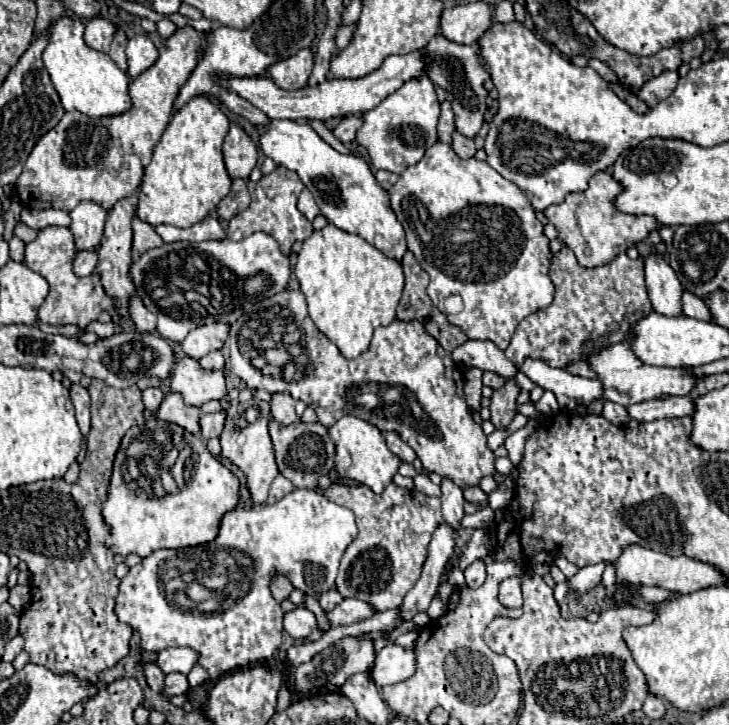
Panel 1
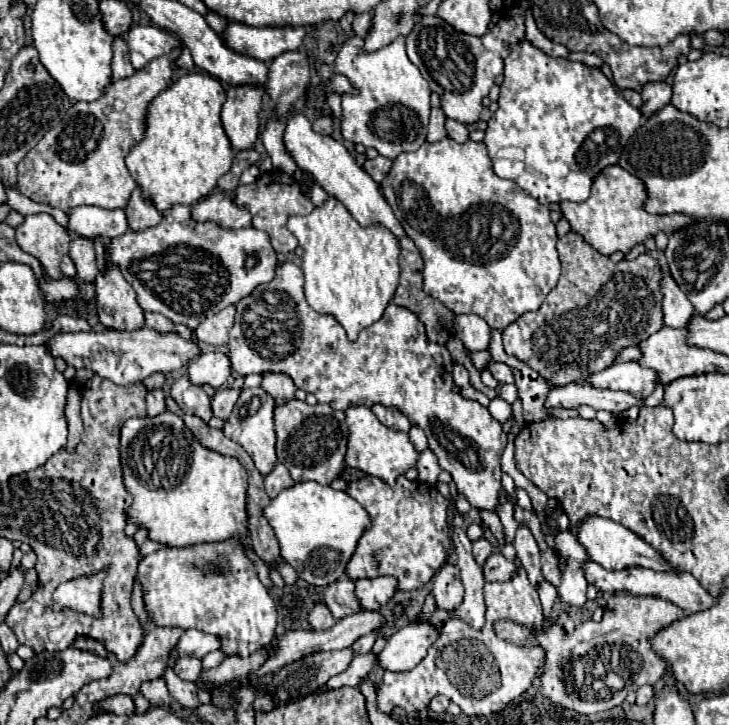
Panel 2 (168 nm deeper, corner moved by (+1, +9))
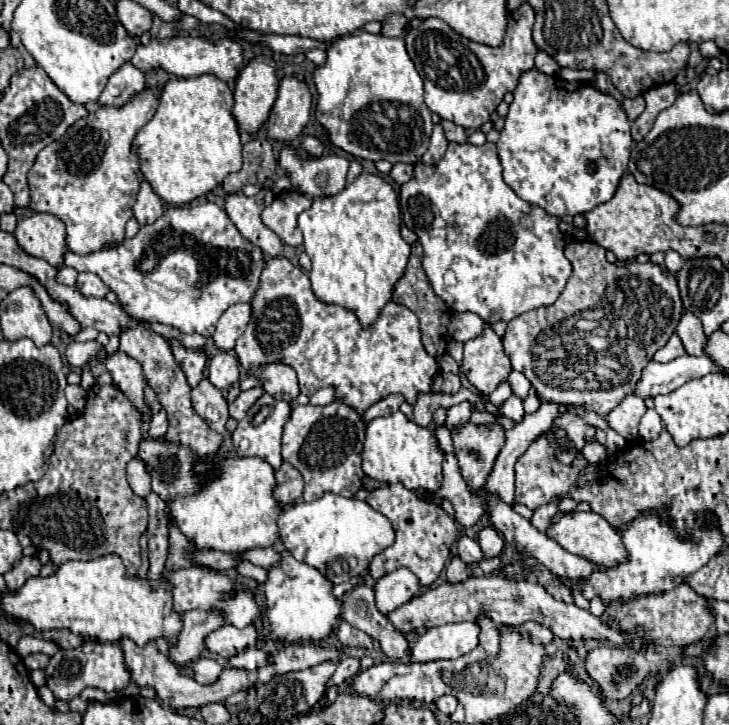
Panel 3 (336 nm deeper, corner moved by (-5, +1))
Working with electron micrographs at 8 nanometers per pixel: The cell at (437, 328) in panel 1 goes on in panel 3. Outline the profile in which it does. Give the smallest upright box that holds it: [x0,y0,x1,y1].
[391,243,451,357]

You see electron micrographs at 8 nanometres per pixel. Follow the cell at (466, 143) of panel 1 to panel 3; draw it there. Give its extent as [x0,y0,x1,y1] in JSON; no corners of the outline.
[441,121,467,143]

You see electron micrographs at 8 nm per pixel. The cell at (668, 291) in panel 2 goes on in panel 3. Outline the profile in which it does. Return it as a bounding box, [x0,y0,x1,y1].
[677,313,707,355]

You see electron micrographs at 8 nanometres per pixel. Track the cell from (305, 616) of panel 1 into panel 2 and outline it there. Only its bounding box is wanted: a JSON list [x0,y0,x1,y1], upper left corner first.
[307,605,335,629]

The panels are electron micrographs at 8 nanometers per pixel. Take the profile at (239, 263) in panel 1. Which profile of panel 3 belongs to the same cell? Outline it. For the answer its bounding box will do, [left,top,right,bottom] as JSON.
[63,203,265,337]

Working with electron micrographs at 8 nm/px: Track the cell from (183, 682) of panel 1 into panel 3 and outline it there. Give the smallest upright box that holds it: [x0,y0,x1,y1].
[193,659,223,685]

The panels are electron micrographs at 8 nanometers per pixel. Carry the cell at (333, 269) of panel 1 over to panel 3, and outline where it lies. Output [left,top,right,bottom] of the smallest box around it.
[299,173,411,325]

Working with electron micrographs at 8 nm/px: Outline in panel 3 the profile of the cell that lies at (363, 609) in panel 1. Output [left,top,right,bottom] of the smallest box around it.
[375,567,419,613]

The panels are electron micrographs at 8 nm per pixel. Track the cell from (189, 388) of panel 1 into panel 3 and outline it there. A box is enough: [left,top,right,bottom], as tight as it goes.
[209,353,239,389]

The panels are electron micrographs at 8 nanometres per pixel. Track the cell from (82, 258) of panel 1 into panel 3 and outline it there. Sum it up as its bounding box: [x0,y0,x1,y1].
[57,267,77,287]

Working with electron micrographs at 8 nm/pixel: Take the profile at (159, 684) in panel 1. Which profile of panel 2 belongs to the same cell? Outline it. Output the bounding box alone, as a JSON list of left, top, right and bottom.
[163,669,199,709]

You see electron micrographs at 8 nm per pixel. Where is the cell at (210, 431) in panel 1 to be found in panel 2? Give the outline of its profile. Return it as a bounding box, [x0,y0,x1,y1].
[211,389,239,419]

